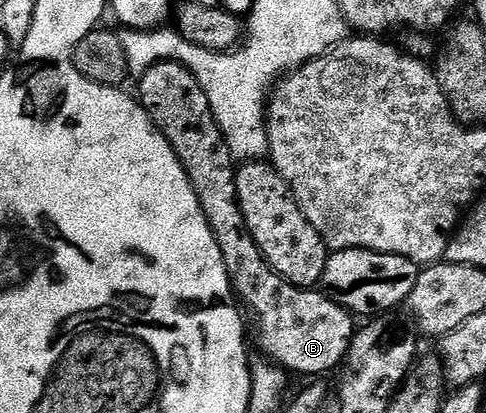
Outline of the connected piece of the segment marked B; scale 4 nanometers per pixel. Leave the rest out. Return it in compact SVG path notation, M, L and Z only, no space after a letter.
M163 61L151 65L139 76L141 83L135 90L136 98L141 108L148 113L151 121L163 133L163 137L171 145L175 157L183 165L191 185L195 189L195 197L199 197L199 205L207 217L207 225L219 245L219 253L223 253L223 265L231 277L236 298L243 304L251 327L257 330L257 339L261 342L260 350L272 359L278 367L285 368L286 372L298 371L309 377L325 377L328 371L333 371L344 364L349 346L353 344L355 334L354 316L347 309L343 309L320 289L306 289L289 283L279 273L270 269L260 251L258 251L247 225L243 221L243 209L239 205L237 196L237 167L231 149L223 137L220 125L215 121L211 101L207 101L207 93L203 93L203 85L186 69L182 63Z

